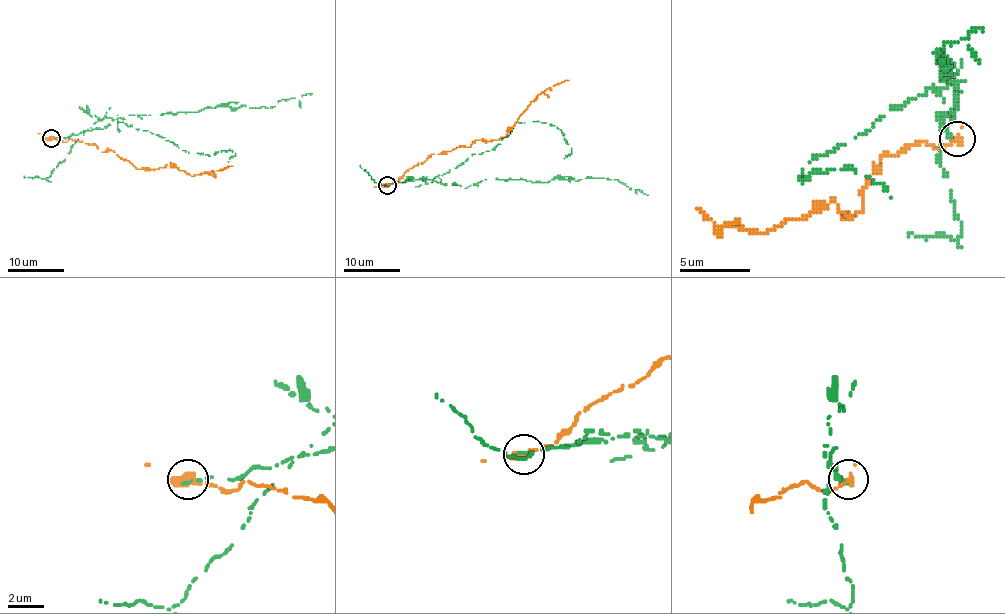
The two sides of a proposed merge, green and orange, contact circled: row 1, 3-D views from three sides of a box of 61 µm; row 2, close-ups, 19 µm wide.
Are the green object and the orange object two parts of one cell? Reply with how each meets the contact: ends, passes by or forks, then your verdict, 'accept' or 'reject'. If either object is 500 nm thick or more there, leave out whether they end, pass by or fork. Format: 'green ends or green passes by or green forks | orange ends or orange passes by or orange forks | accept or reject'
reject

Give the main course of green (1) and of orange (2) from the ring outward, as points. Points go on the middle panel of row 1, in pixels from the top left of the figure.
1: (387, 185), (424, 178), (465, 188), (485, 179), (549, 182), (556, 178), (578, 181), (608, 178), (648, 195)
2: (387, 185), (432, 154), (459, 145), (469, 147), (476, 140), (499, 140), (506, 135), (537, 96), (568, 80)

